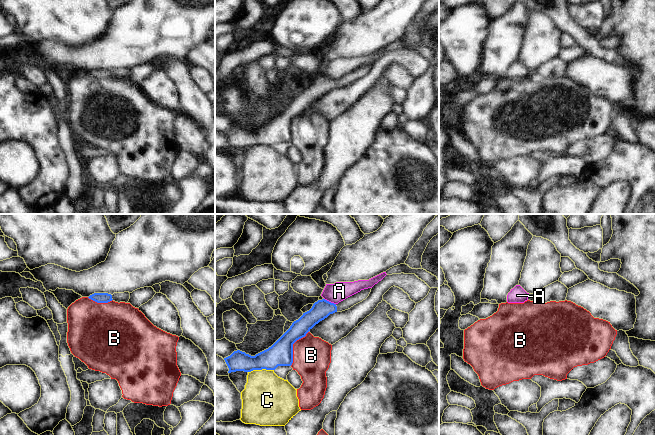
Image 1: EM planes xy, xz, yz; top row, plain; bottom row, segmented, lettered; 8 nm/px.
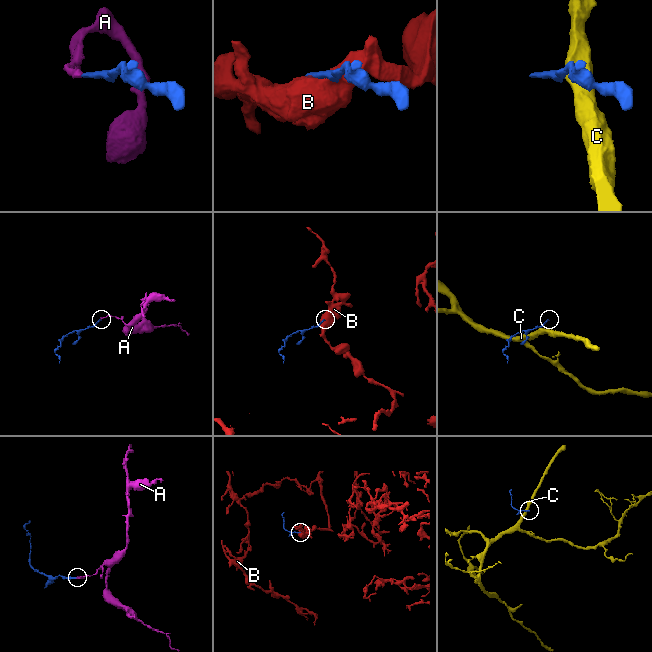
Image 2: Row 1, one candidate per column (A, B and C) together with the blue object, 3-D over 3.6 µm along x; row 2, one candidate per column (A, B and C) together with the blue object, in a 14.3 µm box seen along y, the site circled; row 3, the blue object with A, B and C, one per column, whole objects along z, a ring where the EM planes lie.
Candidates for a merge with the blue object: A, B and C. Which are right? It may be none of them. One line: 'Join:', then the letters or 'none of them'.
Join: none of them

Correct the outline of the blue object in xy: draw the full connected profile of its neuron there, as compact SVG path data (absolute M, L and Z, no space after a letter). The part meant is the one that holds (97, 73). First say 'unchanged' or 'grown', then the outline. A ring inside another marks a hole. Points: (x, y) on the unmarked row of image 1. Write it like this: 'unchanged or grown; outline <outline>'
grown; outline M129 68L114 69L113 71L108 69L94 69L90 71L88 74L97 79L108 79L112 76L118 79L120 78L128 79L130 75L130 69Z

